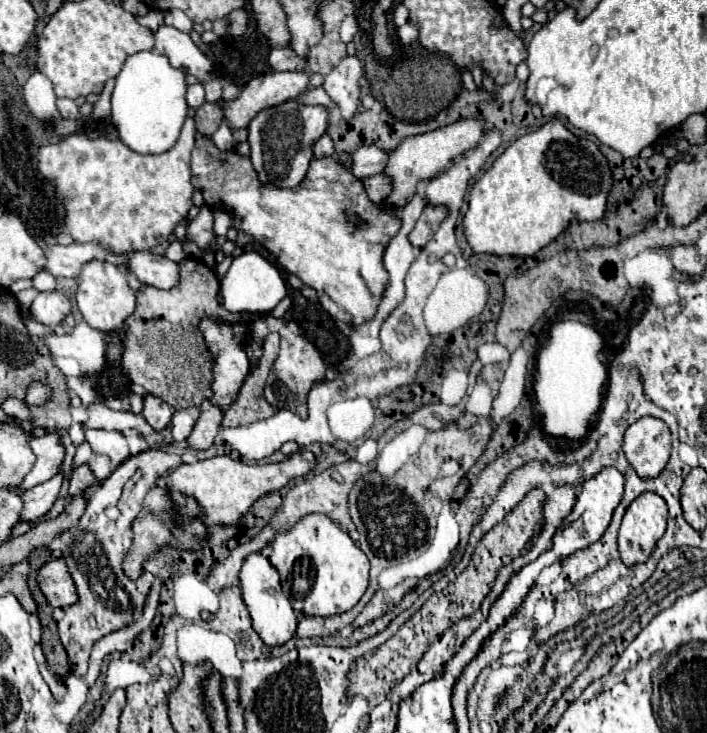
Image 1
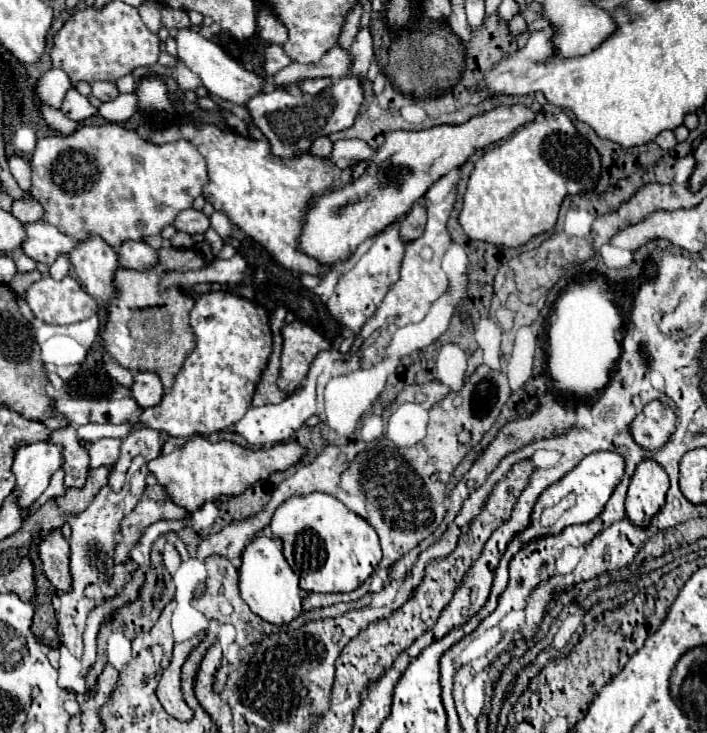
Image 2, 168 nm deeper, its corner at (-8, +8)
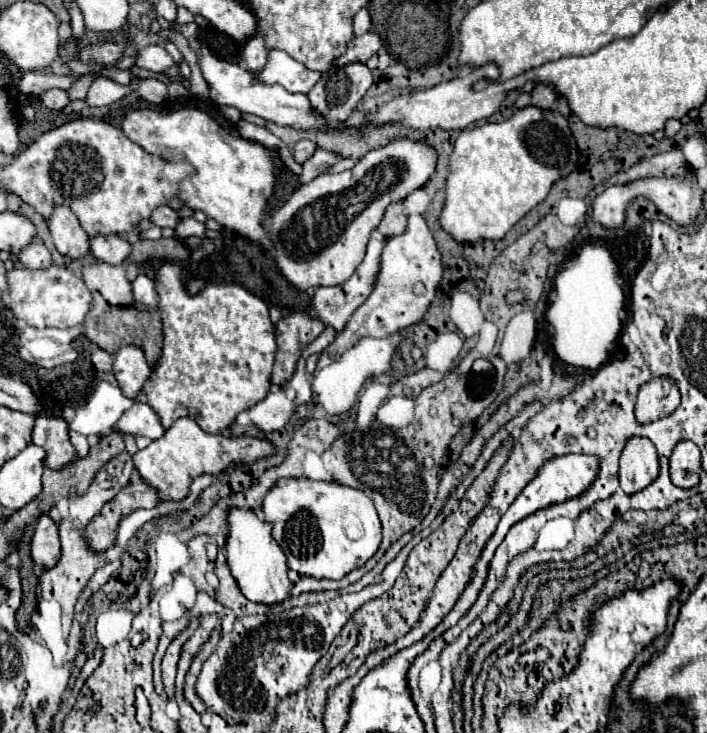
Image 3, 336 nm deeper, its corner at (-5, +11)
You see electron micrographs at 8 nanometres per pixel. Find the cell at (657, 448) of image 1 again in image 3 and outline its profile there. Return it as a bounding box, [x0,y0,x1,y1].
[635,377,679,425]

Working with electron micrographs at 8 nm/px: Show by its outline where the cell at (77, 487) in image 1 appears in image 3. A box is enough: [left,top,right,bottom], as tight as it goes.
[33,417,77,471]

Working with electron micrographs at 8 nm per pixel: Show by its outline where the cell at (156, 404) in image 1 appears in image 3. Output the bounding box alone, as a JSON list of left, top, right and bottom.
[113,345,151,399]

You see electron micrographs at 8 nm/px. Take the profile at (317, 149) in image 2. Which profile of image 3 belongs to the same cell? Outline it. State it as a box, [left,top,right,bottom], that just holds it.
[293,139,317,163]

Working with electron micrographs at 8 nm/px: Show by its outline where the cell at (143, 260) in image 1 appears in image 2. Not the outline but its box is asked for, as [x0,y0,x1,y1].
[116,240,156,270]

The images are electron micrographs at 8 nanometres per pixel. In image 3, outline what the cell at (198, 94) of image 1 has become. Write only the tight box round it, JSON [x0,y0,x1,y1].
[137,45,177,73]

